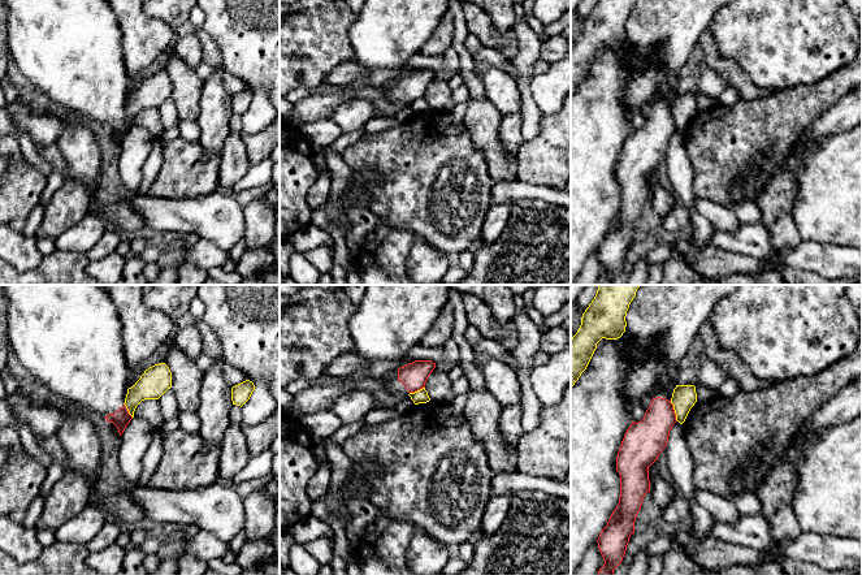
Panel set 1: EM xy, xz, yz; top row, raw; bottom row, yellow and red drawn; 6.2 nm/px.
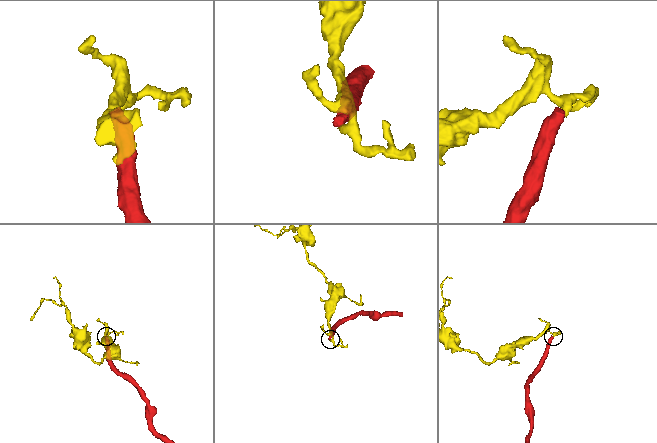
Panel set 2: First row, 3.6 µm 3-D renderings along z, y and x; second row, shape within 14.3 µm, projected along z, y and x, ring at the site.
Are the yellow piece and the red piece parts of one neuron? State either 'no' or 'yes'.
no

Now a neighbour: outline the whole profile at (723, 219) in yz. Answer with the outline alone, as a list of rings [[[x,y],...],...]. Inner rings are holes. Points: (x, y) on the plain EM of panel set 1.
[[[696,198],[694,206],[711,222],[714,229],[733,232],[741,225],[732,208],[699,198]]]

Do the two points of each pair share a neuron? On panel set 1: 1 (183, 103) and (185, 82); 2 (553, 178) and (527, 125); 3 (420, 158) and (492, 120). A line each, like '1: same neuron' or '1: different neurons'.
1: same neuron
2: different neurons
3: different neurons

